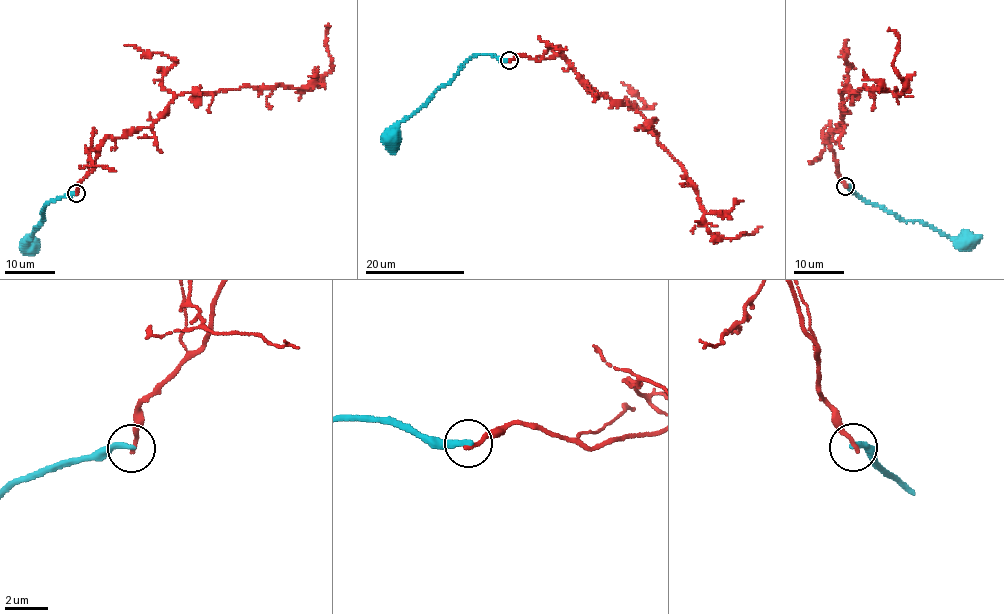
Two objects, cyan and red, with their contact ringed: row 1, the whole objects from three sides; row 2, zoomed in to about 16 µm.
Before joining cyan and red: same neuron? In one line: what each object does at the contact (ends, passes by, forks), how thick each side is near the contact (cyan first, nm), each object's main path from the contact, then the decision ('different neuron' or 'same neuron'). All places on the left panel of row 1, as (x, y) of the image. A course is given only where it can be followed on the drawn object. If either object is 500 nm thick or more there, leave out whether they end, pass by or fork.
cyan ends there; red ends there; 280 nm thick on the cyan side, 190 nm on the other; cyan runs (76, 194), (46, 203), (38, 227), (33, 229), (25, 242), (34, 239); red runs (76, 194), (101, 142), (148, 128), (176, 96), (281, 84), (309, 91), (332, 70), (326, 44), (329, 25); different neuron

